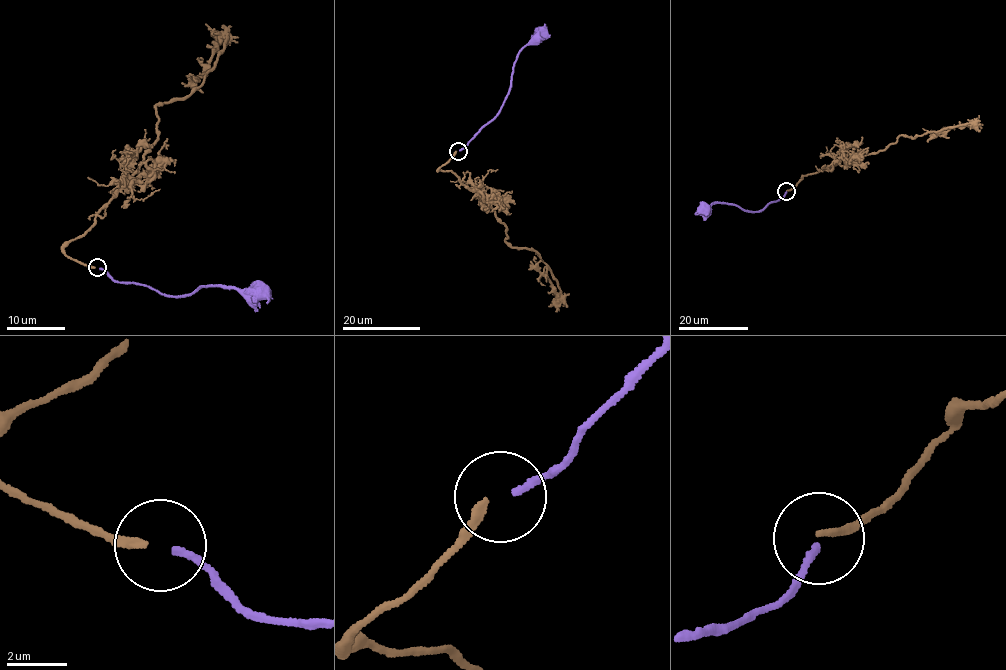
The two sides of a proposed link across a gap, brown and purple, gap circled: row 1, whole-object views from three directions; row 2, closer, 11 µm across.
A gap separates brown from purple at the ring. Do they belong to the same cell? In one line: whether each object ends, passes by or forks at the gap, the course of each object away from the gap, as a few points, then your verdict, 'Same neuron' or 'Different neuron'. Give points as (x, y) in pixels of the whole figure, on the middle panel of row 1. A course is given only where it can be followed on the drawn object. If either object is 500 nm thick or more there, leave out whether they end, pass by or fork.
At the ring brown ends. At the ring purple ends. Course of brown: (456, 150), (438, 170), (450, 170), (482, 194), (513, 247), (539, 255), (556, 294), (548, 306). Course of purple: (459, 150), (497, 113), (512, 79), (517, 54), (538, 34). Same neuron

